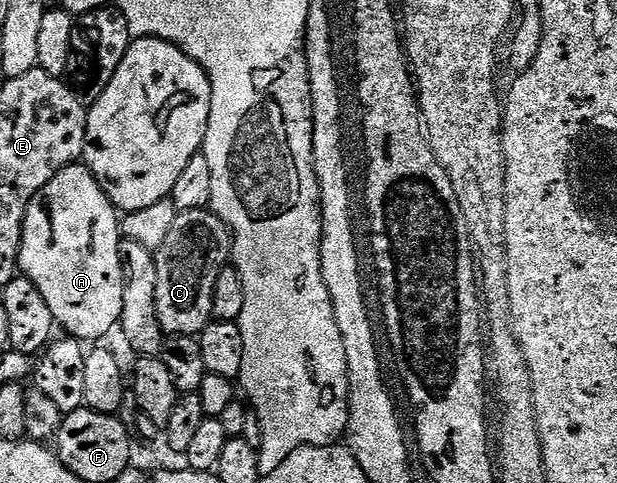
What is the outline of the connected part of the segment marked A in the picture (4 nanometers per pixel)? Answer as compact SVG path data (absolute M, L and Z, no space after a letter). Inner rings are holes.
M86 165L67 166L61 172L57 172L57 176L53 176L53 180L49 184L45 184L45 188L41 188L41 192L37 192L37 196L29 204L27 215L23 221L23 242L19 245L19 269L22 277L27 278L33 284L37 284L38 290L41 291L41 296L45 296L45 304L49 304L49 312L53 312L56 323L62 329L64 326L67 329L64 331L70 337L78 338L87 343L93 341L94 338L105 337L111 329L114 331L118 327L121 308L123 307L124 283L123 255L121 253L121 214L107 198L107 194L101 188L101 184L91 175L91 171L87 169Z

